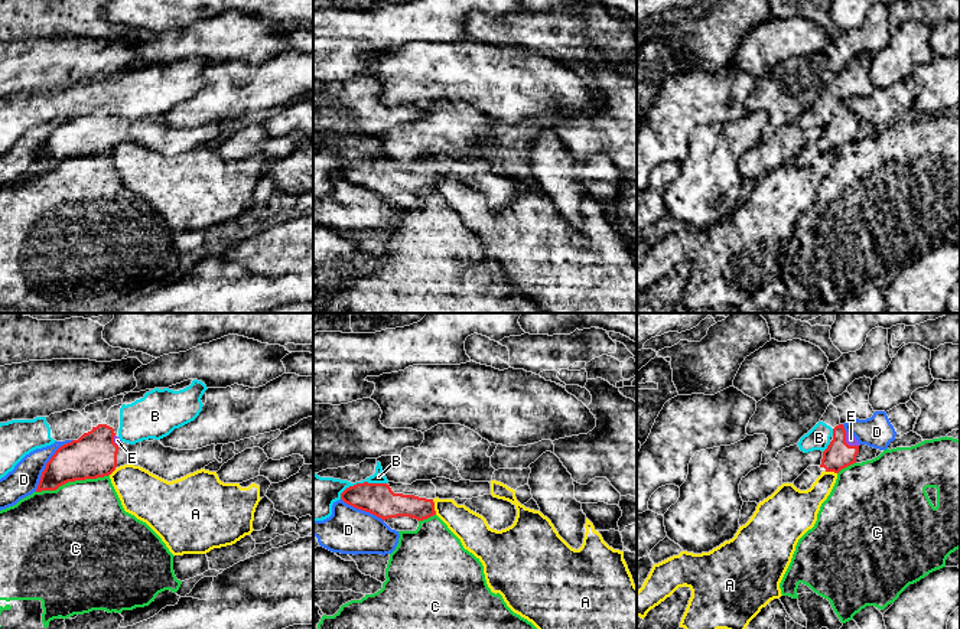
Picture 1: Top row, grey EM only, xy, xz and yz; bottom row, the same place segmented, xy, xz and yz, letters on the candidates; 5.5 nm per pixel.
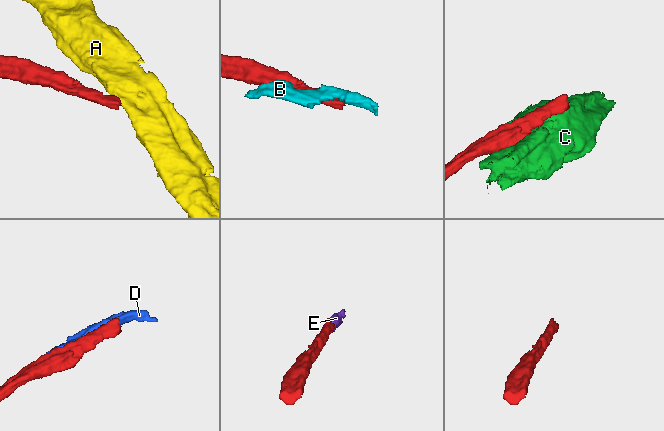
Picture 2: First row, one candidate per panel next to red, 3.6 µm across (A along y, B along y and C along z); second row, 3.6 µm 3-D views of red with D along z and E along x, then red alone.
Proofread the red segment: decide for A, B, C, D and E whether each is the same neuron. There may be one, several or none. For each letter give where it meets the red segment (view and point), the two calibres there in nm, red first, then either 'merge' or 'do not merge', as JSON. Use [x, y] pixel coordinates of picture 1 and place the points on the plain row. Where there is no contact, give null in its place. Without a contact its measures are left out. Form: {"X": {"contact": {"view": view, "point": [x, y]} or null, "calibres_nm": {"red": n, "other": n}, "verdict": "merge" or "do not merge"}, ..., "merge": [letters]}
{"A": {"contact": {"view": "xz", "point": [433, 183]}, "calibres_nm": {"red": 140, "other": 180}, "verdict": "do not merge"}, "B": {"contact": {"view": "xz", "point": [361, 160]}, "calibres_nm": {"red": 180, "other": 190}, "verdict": "do not merge"}, "C": {"contact": {"view": "xy", "point": [72, 157]}, "calibres_nm": {"red": 260, "other": 480}, "verdict": "do not merge"}, "D": {"contact": {"view": "xy", "point": [46, 140]}, "calibres_nm": {"red": 240, "other": 170}, "verdict": "do not merge"}, "E": {"contact": {"view": "yz", "point": [846, 120]}, "calibres_nm": {"red": 160, "other": 60}, "verdict": "merge"}, "merge": ["E"]}

